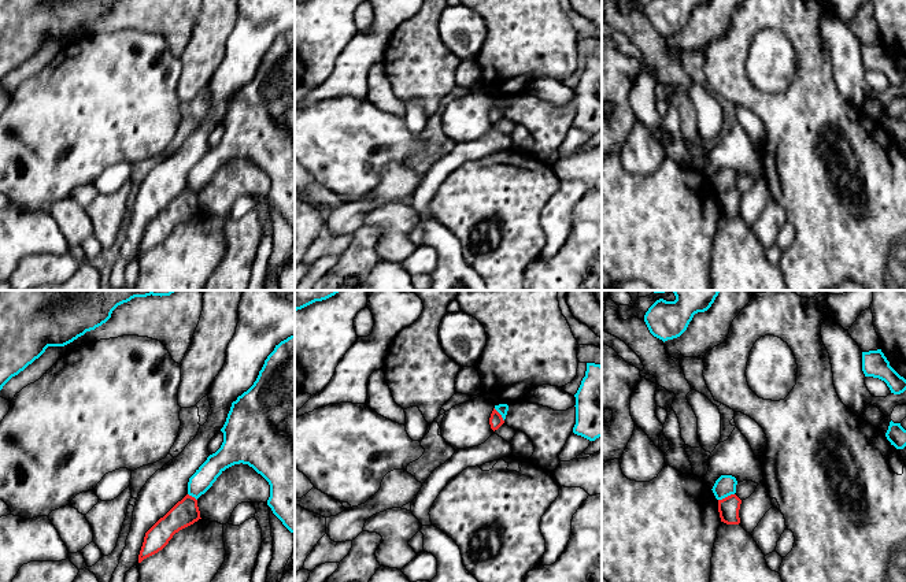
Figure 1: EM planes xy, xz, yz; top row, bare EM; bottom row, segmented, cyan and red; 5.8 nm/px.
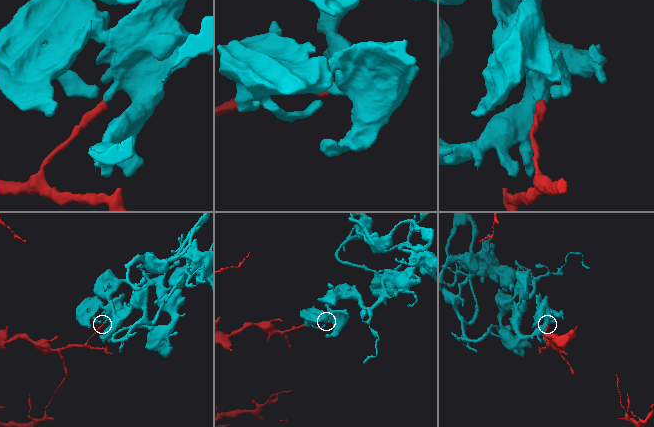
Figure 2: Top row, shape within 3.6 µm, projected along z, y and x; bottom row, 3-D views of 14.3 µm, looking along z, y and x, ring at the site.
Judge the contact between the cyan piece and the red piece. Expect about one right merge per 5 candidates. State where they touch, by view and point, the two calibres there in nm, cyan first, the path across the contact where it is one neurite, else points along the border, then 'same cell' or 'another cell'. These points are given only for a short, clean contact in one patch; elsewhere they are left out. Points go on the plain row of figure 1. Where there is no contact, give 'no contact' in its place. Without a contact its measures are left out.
contact yz (725, 189); calibres 120 and 120 nm; border yz (733, 186), (718, 193); another cell

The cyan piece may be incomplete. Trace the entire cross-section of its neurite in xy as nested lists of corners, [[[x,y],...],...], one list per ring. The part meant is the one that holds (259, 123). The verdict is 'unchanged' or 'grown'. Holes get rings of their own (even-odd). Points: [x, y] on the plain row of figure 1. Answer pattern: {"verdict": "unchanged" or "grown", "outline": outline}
{"verdict": "unchanged", "outline": [[[295,27],[276,38],[254,78],[232,96],[221,125],[221,141],[189,171],[188,188],[197,193],[226,162],[248,157],[269,175],[267,199],[295,227]]]}

